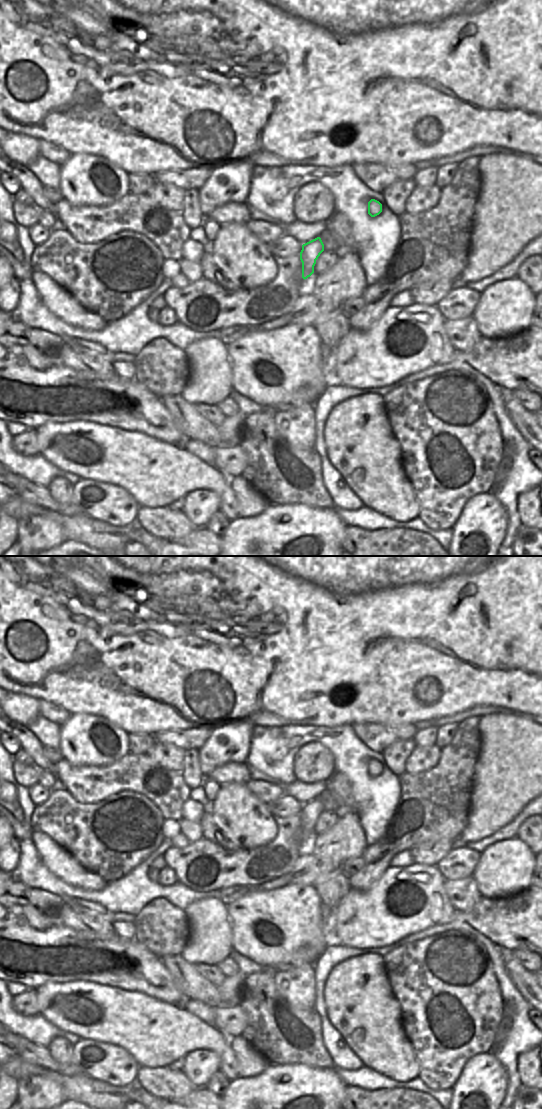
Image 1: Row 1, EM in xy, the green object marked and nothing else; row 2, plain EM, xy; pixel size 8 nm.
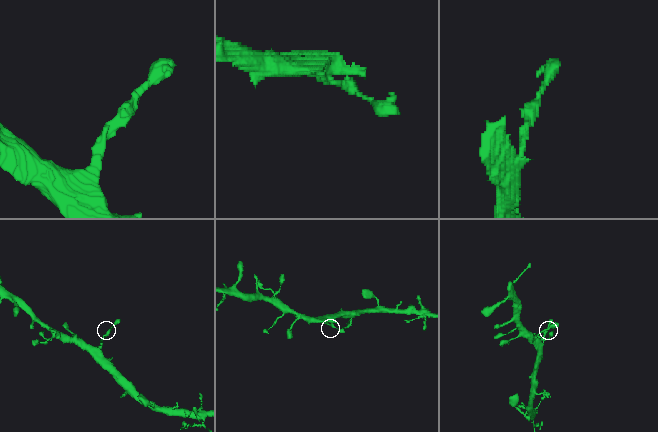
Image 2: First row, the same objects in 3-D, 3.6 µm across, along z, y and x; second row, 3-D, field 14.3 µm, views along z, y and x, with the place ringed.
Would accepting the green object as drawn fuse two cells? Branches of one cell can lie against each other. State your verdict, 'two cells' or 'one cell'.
one cell

